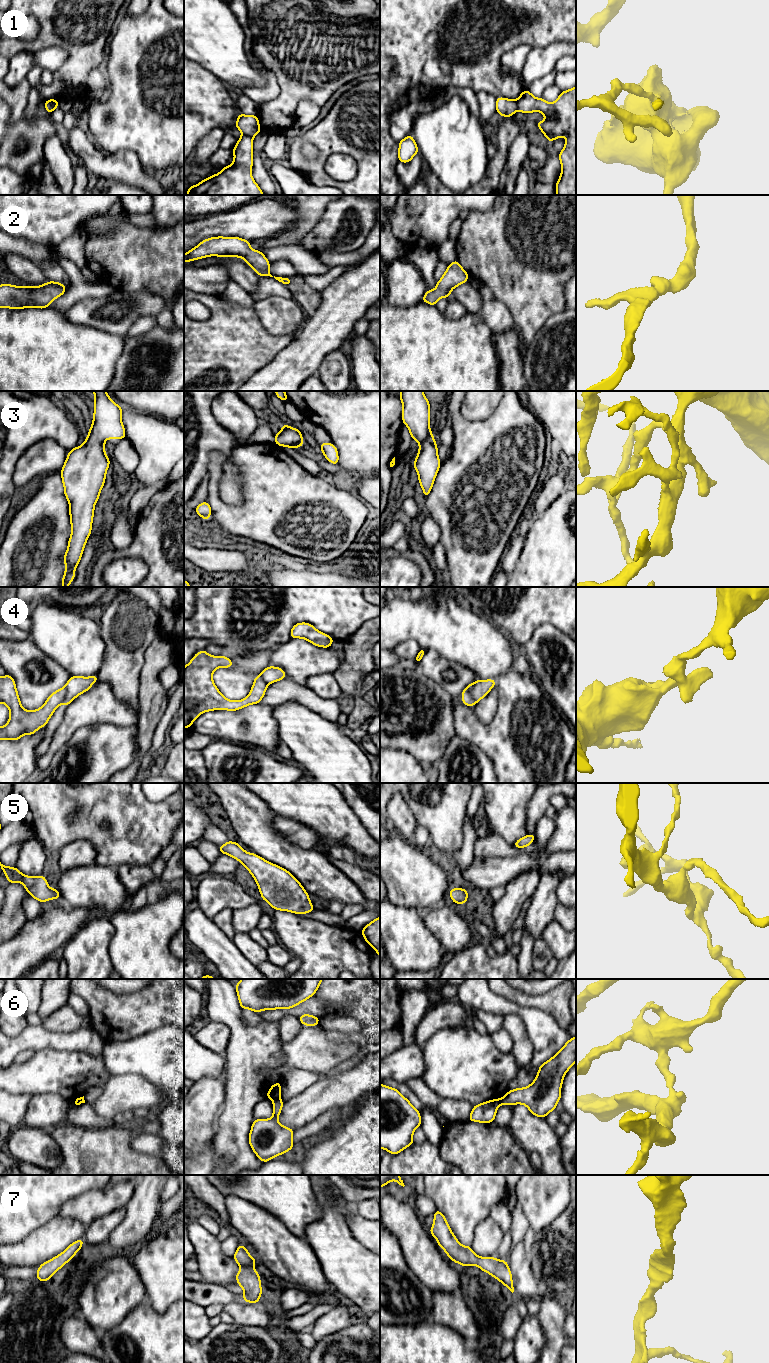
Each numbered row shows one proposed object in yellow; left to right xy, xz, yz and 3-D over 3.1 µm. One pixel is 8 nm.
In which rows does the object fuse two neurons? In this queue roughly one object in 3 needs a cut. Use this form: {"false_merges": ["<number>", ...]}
{"false_merges": ["1", "4", "6"]}

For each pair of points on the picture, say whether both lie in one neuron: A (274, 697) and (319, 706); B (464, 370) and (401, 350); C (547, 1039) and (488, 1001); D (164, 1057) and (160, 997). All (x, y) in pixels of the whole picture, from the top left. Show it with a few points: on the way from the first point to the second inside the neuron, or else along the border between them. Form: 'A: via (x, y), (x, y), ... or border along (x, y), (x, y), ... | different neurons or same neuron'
A: via (285, 695), (303, 695), (308, 698) | same neuron
B: via (448, 370), (421, 370), (417, 366) | same neuron
C: via (534, 1024), (521, 1011), (503, 1007) | same neuron
D: border along (173, 1024), (160, 1026), (140, 1036) | different neurons

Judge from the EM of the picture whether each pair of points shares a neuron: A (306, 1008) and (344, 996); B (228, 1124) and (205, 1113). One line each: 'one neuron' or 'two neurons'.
A: two neurons
B: two neurons

